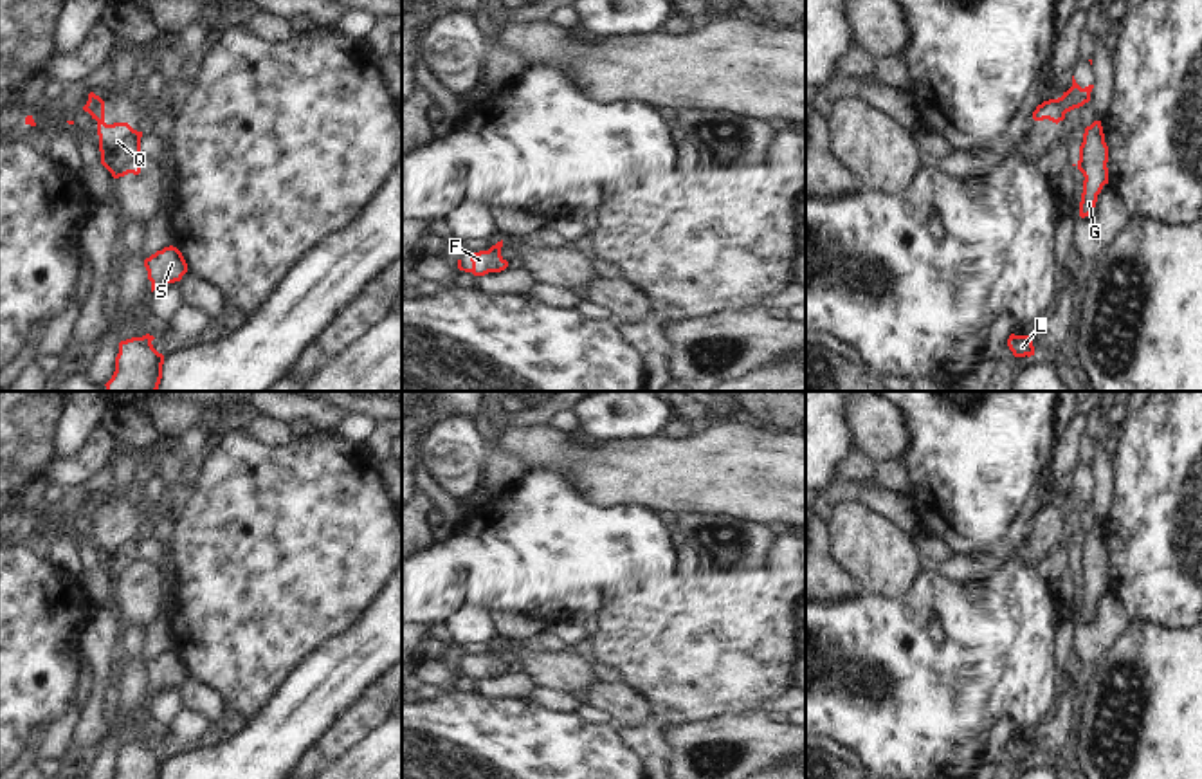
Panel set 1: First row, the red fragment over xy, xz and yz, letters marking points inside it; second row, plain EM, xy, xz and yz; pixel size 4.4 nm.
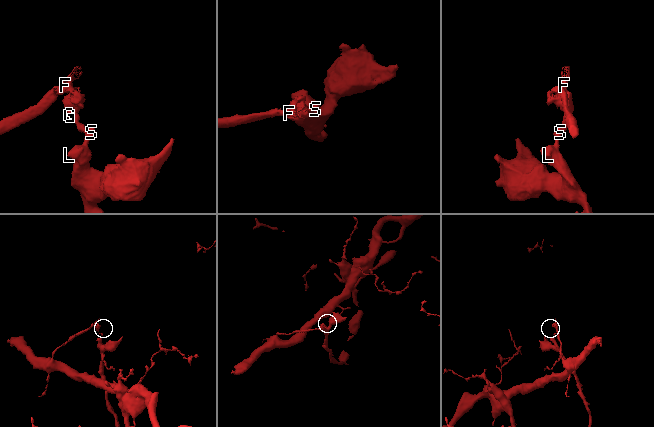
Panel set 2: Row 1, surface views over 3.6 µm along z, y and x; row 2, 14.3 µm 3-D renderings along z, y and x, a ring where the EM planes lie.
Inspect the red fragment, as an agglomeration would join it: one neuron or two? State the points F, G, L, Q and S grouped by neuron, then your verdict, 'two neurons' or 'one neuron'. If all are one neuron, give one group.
groups F / G L Q S; two neurons

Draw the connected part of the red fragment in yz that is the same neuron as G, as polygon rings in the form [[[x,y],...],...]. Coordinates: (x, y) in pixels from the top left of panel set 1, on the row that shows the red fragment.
[[[1094,121],[1090,126],[1085,128],[1083,142],[1079,146],[1079,160],[1076,166],[1085,180],[1083,180],[1083,193],[1079,202],[1079,216],[1088,216],[1097,202],[1097,195],[1101,193],[1103,186],[1108,184],[1108,146],[1105,142],[1105,133],[1101,121]]]

